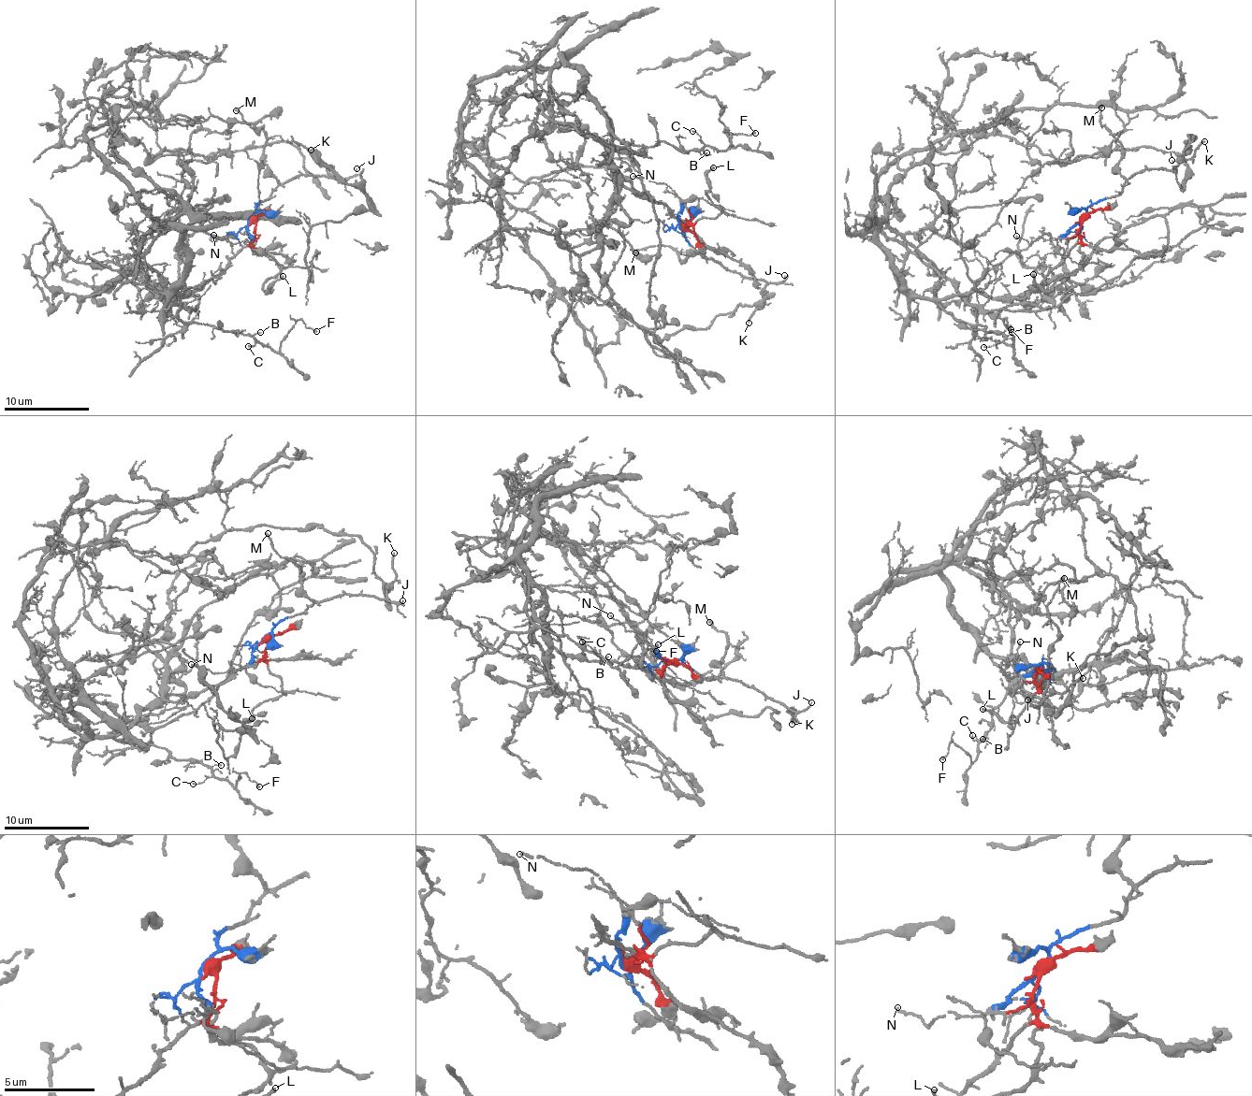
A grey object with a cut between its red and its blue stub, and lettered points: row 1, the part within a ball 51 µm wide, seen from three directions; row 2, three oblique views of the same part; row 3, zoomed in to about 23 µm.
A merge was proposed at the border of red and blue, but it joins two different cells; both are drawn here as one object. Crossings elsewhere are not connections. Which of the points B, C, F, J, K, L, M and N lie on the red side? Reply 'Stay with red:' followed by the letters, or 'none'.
Stay with red: B, C, F, L

